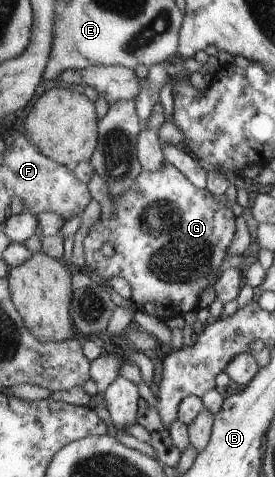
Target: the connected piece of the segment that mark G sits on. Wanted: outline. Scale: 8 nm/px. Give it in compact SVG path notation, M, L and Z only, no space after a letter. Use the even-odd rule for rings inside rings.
M166 163L159 170L141 171L133 180L131 188L113 202L113 214L109 220L99 218L91 224L83 243L85 263L89 274L101 281L113 276L121 276L132 288L132 302L137 309L151 314L155 318L163 318L171 323L181 320L186 312L197 311L201 294L209 284L215 282L219 266L227 256L227 248L235 236L235 214L231 205L221 206L217 198L205 189L197 188L179 172L175 166ZM105 244L113 246L113 256L103 256L101 248Z

